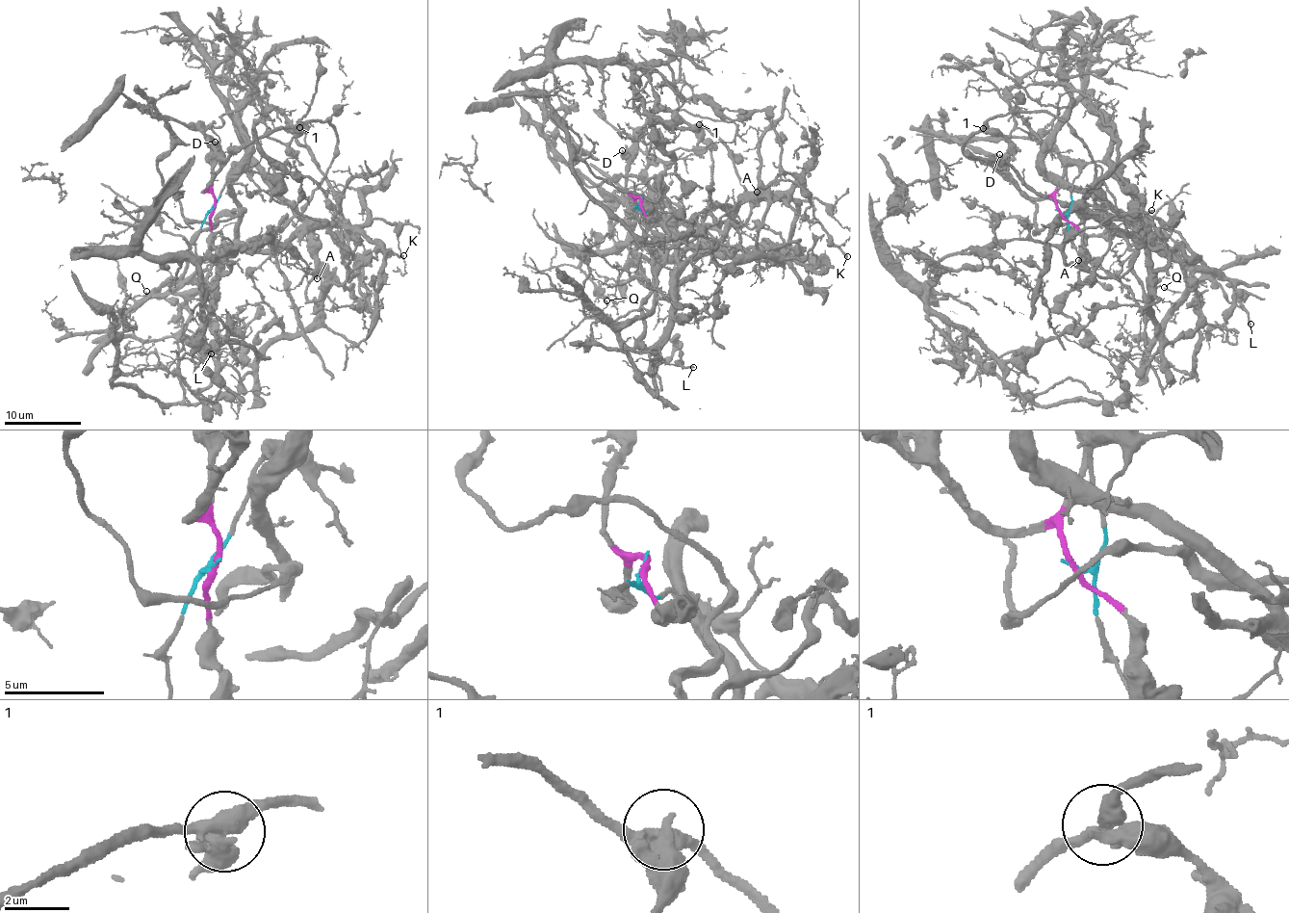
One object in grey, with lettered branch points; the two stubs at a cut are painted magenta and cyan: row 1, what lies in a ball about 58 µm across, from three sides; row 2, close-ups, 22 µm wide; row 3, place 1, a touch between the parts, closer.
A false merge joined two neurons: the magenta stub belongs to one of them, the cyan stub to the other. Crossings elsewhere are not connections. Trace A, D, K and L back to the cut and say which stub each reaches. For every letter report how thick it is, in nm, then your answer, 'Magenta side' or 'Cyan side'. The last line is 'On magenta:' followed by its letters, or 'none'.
A: Thickness 120 nm. Cyan side
D: Thickness 440 nm. Magenta side
K: Thickness 240 nm. Cyan side
L: Thickness 220 nm. Cyan side
On magenta: D

